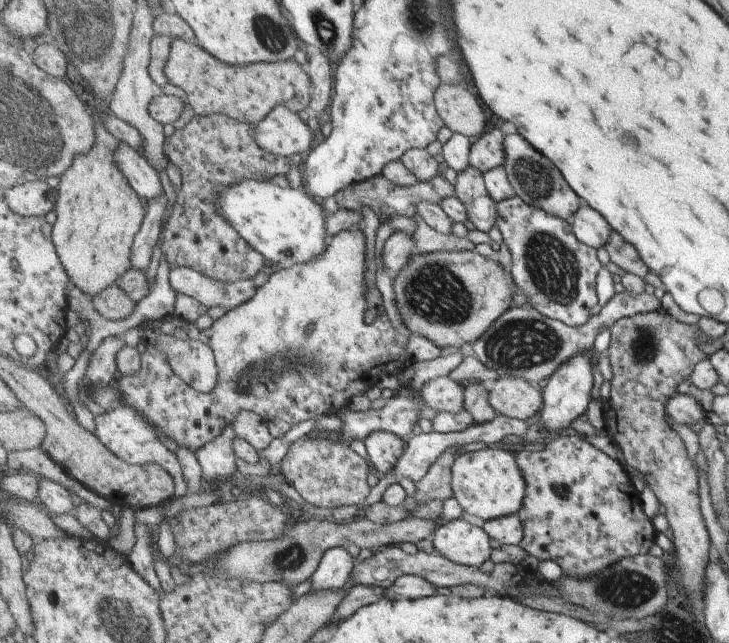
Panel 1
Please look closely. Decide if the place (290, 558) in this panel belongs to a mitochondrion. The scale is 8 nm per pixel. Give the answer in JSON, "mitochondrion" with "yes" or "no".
{"mitochondrion":"yes"}

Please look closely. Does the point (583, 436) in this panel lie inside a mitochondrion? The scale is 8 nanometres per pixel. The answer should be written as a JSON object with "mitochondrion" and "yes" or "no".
{"mitochondrion":"no"}

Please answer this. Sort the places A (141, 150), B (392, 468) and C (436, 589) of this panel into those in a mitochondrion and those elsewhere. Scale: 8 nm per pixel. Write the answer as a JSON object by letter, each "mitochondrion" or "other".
{"A":"other","B":"other","C":"other"}

